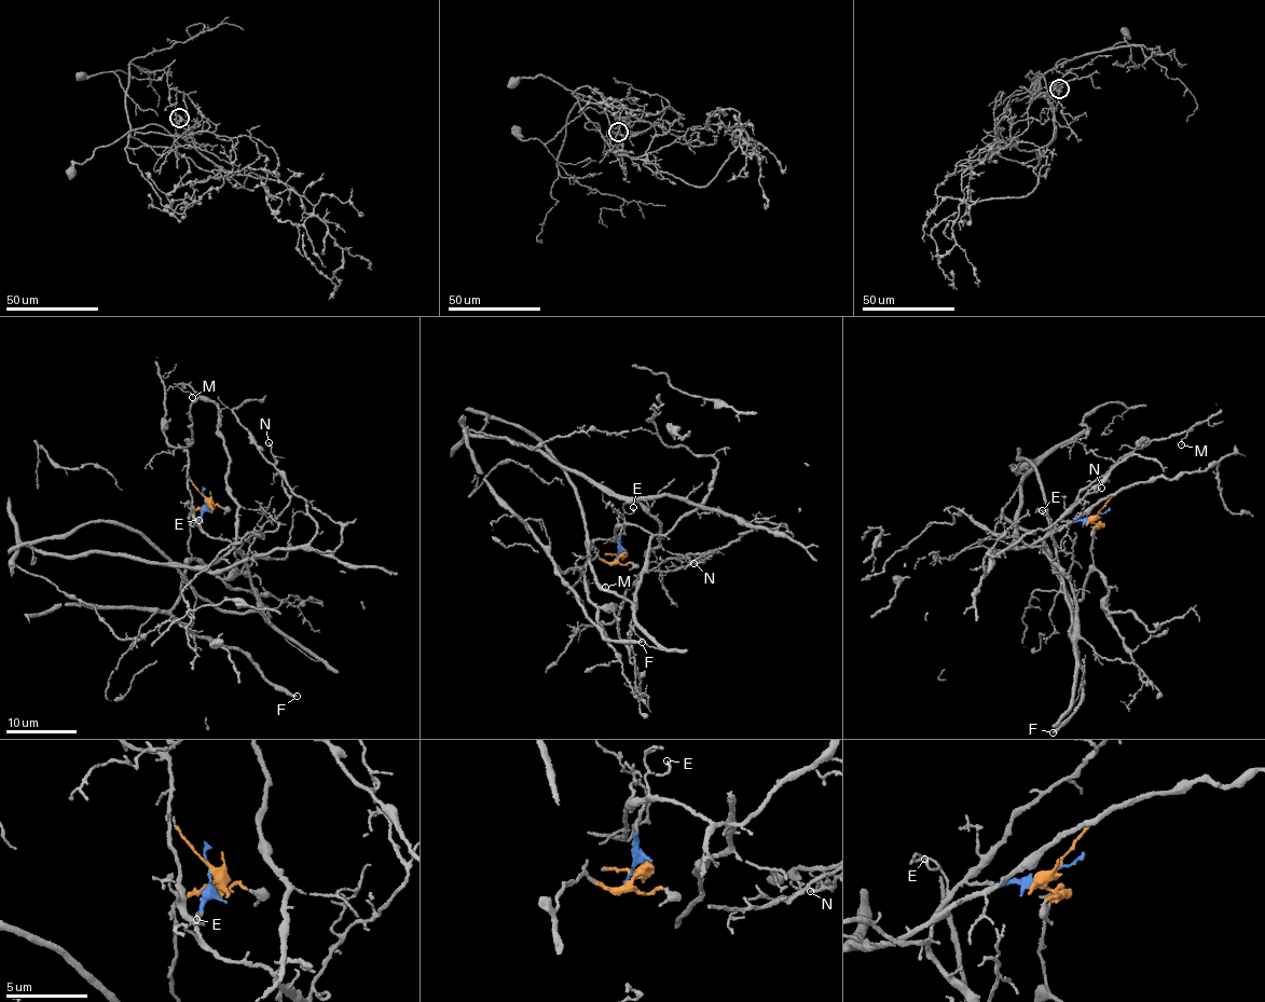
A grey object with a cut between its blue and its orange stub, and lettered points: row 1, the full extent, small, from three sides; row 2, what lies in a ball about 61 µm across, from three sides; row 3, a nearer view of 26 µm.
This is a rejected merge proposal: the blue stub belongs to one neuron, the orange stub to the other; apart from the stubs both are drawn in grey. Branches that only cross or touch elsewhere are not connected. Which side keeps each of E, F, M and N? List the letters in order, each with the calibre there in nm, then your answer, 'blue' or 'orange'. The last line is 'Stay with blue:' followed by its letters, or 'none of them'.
E: calibre 140 nm; blue
F: calibre 280 nm; orange
M: calibre 130 nm; blue
N: calibre 130 nm; blue
Stay with blue: E, M, N

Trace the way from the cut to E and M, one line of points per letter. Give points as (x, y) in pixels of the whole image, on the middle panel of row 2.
E: (618, 556), (623, 513), (631, 513), (632, 507)
M: (618, 556), (619, 526), (616, 529), (616, 538), (597, 538), (589, 545), (581, 581), (605, 587)

